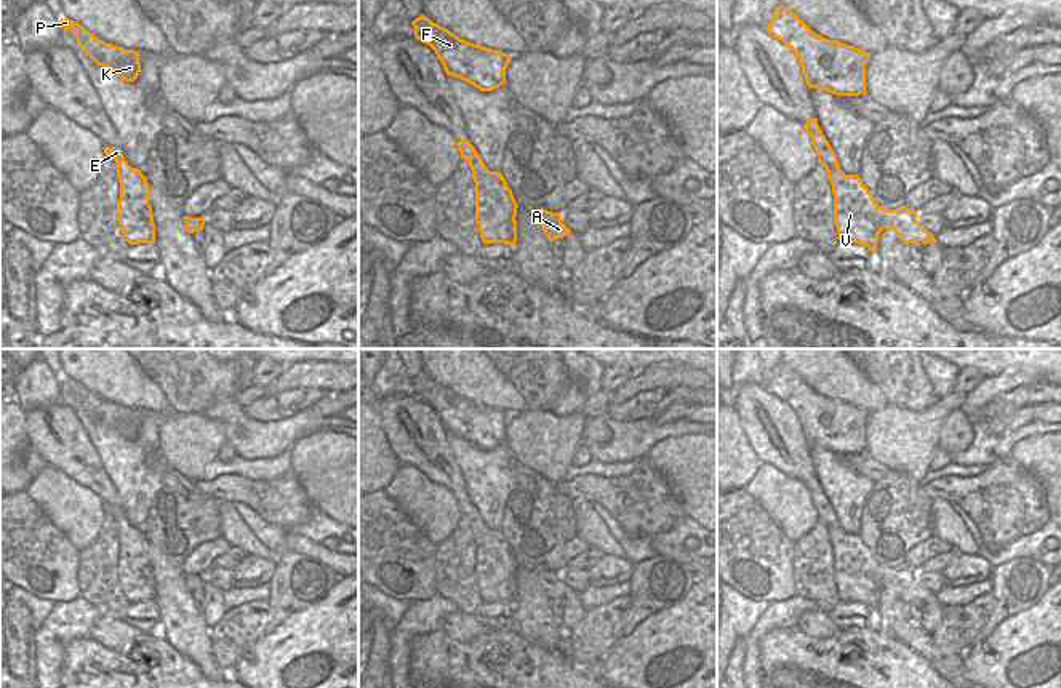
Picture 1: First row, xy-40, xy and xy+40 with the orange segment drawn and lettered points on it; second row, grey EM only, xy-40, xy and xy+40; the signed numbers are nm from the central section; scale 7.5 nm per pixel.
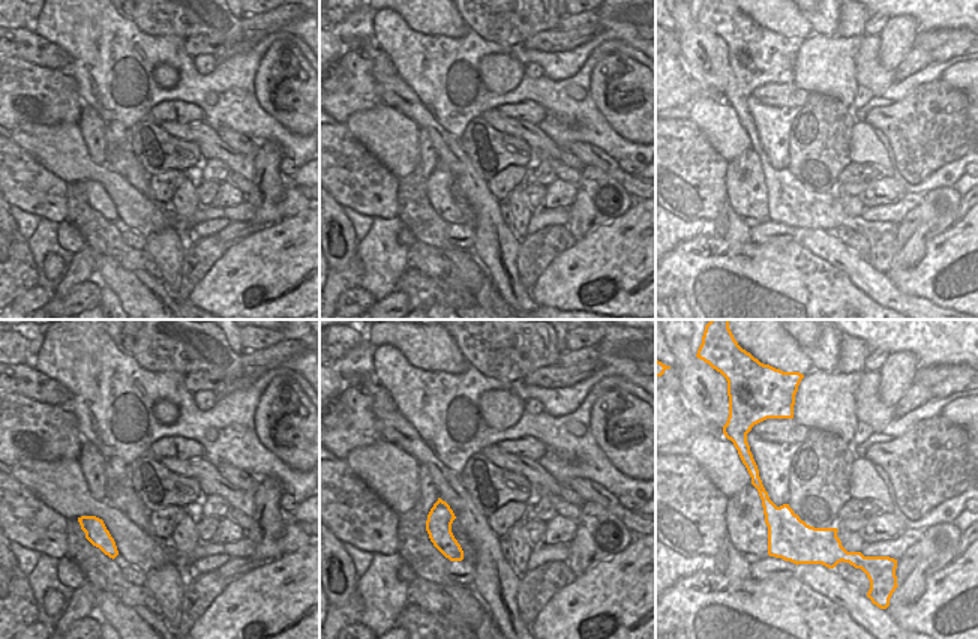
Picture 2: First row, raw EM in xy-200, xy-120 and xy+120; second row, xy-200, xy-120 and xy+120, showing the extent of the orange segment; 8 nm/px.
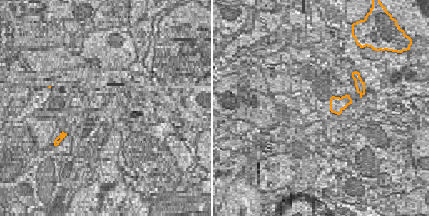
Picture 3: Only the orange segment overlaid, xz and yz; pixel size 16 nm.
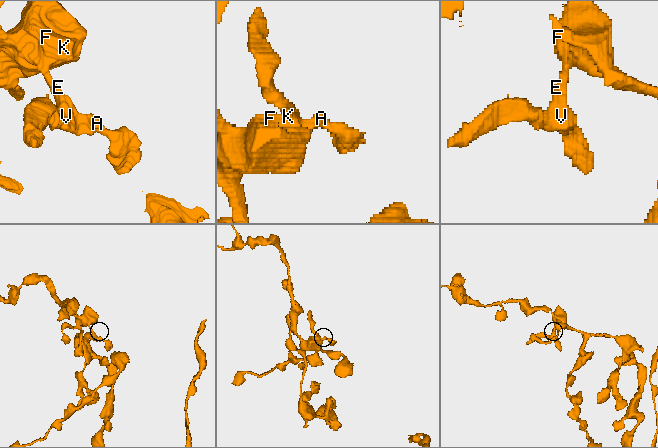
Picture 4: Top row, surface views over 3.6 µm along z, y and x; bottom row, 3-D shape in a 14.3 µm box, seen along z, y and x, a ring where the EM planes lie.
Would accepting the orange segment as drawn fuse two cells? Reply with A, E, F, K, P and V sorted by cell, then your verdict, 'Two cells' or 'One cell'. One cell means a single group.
Groups: A E F K P V. One cell

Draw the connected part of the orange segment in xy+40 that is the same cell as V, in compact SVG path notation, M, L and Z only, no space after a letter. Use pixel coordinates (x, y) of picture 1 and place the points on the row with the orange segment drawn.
M818 118L803 123L803 128L811 138L811 144L832 186L834 194L834 224L840 243L859 243L875 251L879 234L895 230L904 245L912 242L936 243L936 238L919 221L917 211L909 208L887 210L879 206L863 184L859 174L845 174L834 149L823 134Z

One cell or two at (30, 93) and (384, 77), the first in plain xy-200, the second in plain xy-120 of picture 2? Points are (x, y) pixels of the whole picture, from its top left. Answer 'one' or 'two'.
two

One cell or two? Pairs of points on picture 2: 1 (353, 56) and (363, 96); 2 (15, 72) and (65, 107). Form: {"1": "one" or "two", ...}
{"1": "one", "2": "one"}

